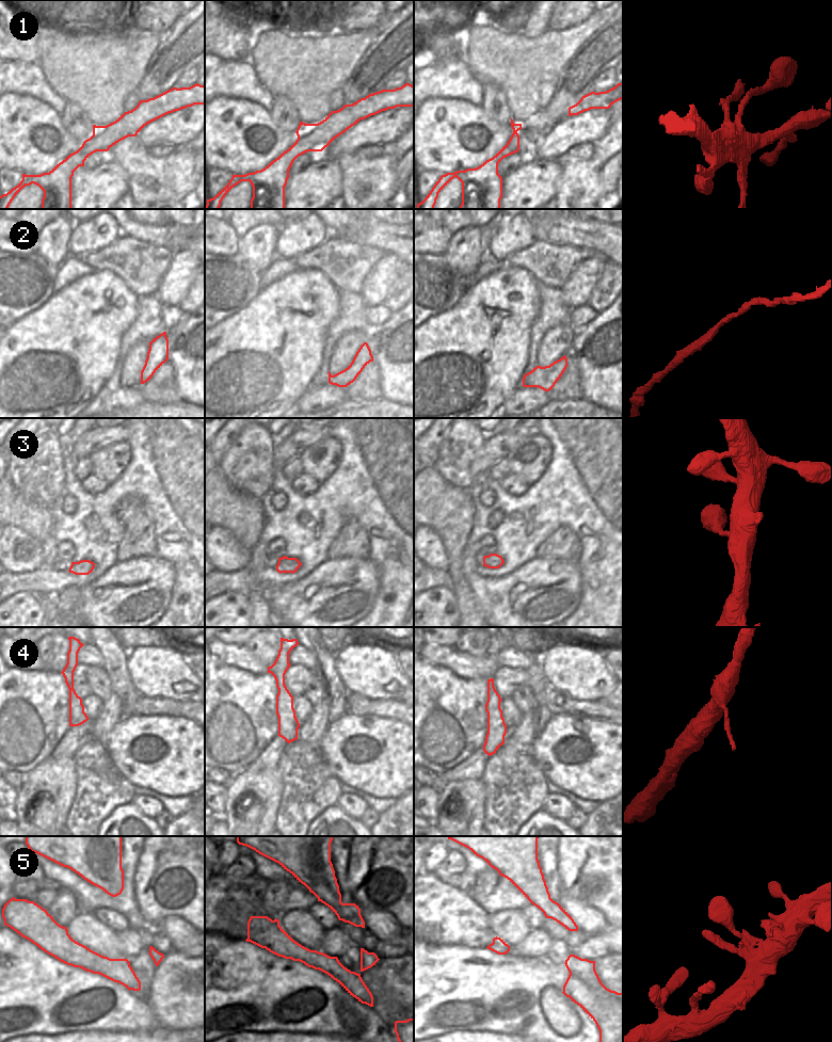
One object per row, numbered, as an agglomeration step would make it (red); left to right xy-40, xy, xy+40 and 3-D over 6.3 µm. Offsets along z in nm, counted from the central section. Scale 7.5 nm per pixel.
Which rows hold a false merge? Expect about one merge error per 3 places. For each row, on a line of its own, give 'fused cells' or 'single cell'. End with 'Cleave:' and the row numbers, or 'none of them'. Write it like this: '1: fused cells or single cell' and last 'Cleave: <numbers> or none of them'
1: single cell
2: single cell
3: single cell
4: single cell
5: single cell
Cleave: none of them

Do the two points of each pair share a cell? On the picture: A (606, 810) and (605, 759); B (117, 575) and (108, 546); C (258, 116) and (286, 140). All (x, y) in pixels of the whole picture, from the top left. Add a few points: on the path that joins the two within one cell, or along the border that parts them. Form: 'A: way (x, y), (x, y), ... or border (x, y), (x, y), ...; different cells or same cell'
A: border (611, 798), (598, 803); different cells
B: border (117, 561), (95, 579); different cells
C: way (265, 123), (280, 133); same cell

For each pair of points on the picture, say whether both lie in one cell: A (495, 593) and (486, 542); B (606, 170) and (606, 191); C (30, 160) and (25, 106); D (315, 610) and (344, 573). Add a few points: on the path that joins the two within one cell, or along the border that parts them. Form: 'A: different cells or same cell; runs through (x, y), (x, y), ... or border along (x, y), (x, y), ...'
A: different cells; border along (478, 543), (479, 552)
B: same cell; runs through (606, 175), (606, 186)
C: same cell; runs through (30, 146), (27, 139), (29, 119)
D: same cell; runs through (324, 600), (329, 596), (329, 586), (334, 582)

